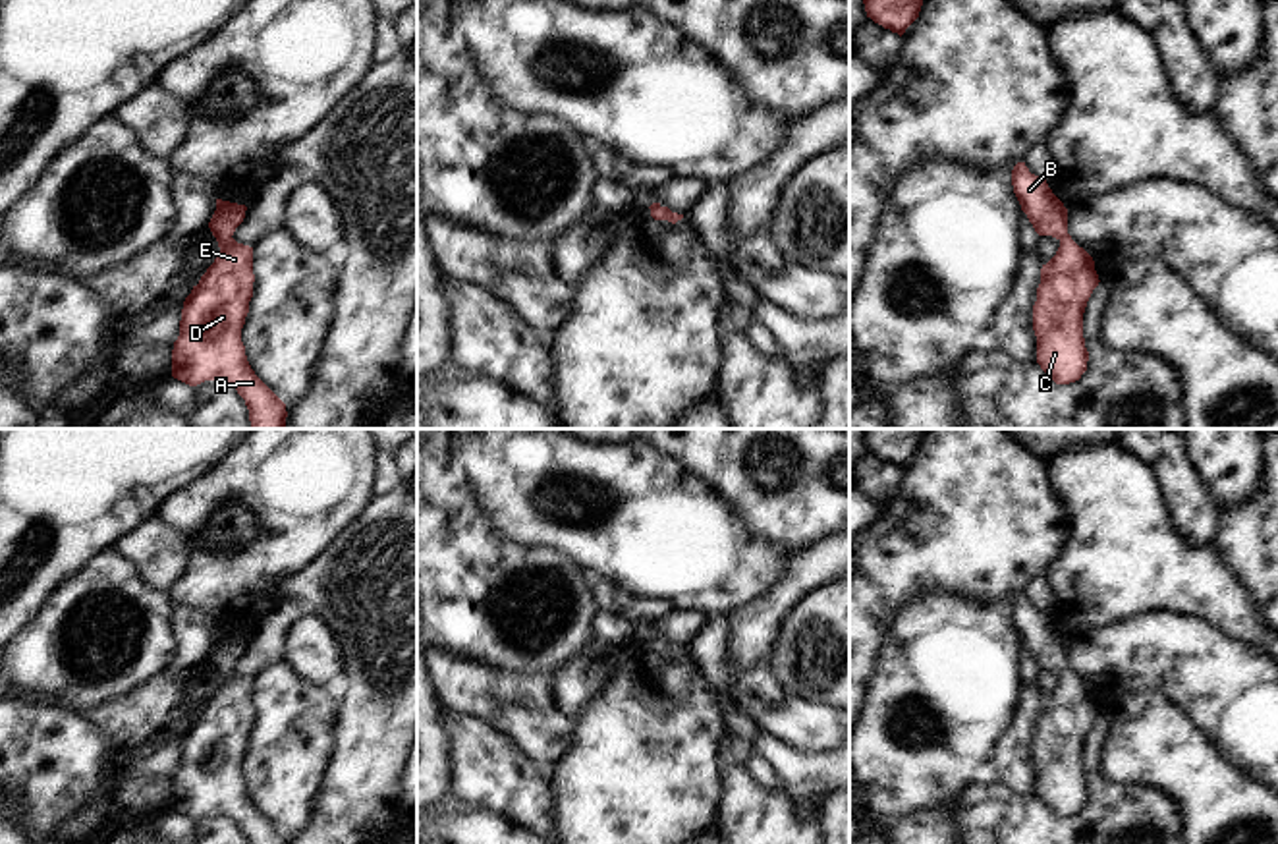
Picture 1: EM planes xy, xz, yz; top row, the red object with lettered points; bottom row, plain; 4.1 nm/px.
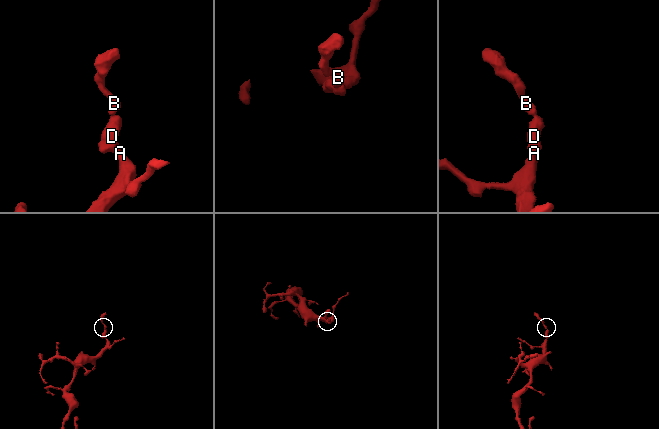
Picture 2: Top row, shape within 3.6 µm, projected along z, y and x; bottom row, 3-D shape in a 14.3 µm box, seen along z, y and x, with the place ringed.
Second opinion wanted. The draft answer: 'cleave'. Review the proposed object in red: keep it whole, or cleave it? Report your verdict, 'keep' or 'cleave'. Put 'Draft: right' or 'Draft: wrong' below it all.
keep
Draft: wrong

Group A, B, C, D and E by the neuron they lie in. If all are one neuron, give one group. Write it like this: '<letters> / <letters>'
A B C D E

